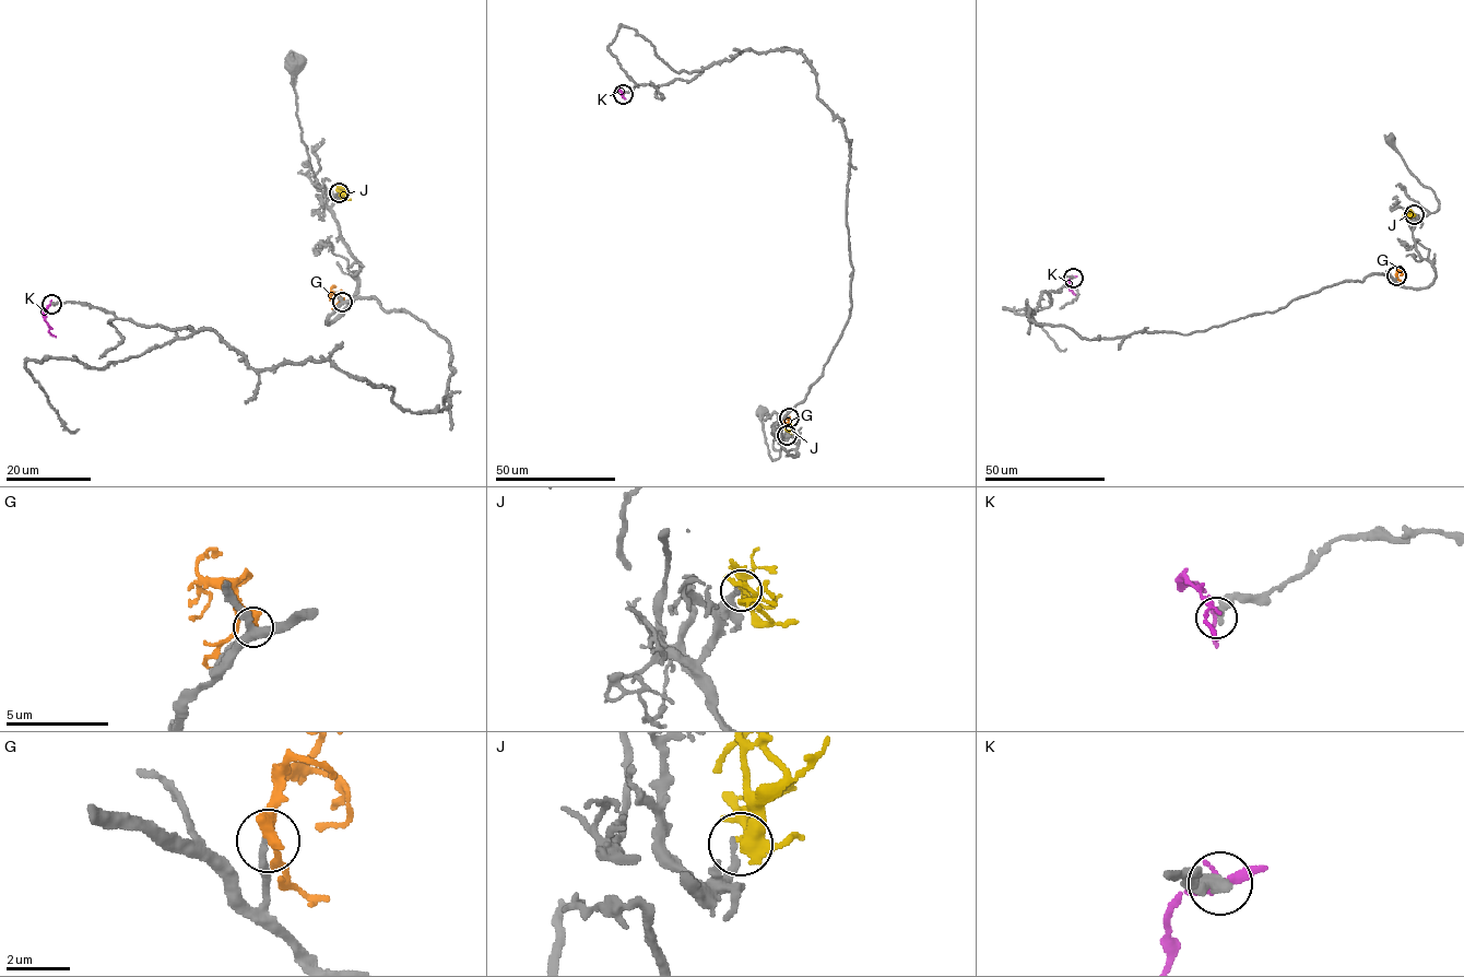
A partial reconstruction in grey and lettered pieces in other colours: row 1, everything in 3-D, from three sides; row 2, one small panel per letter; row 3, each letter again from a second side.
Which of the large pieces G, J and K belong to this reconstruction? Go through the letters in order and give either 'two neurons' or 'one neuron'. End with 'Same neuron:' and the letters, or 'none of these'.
G: one neuron
J: two neurons
K: two neurons
Same neuron: G

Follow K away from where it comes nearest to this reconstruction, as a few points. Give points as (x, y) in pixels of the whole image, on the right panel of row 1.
K: (1073, 277), (1069, 287), (1077, 296)

